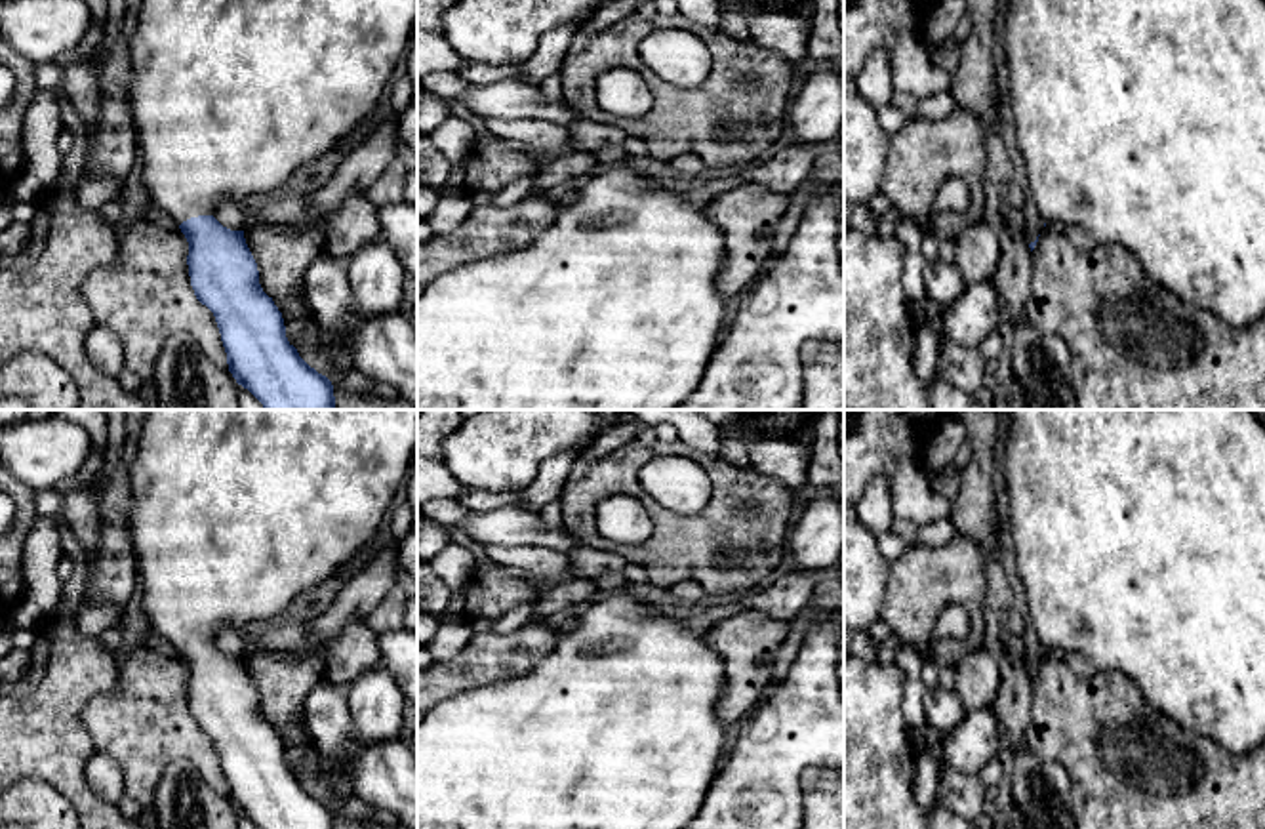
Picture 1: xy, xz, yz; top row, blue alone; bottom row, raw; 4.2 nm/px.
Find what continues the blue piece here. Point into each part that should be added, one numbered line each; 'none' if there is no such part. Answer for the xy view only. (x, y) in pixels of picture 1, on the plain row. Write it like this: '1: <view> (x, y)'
1: xy (235, 513)

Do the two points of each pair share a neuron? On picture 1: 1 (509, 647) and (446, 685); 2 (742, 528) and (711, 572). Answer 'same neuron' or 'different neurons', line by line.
1: same neuron
2: same neuron

